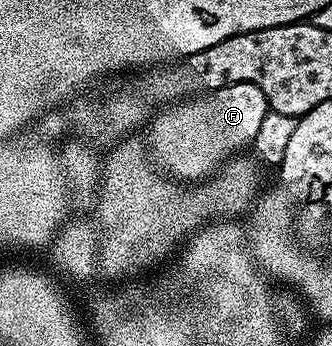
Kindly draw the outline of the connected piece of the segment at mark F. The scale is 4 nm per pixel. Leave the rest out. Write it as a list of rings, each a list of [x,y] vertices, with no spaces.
[[[231,84],[222,90],[207,92],[204,96],[194,96],[179,104],[170,104],[159,109],[160,112],[147,125],[146,147],[161,172],[180,182],[199,182],[212,175],[226,160],[243,153],[253,143],[255,134],[270,111],[262,90],[253,84]]]

